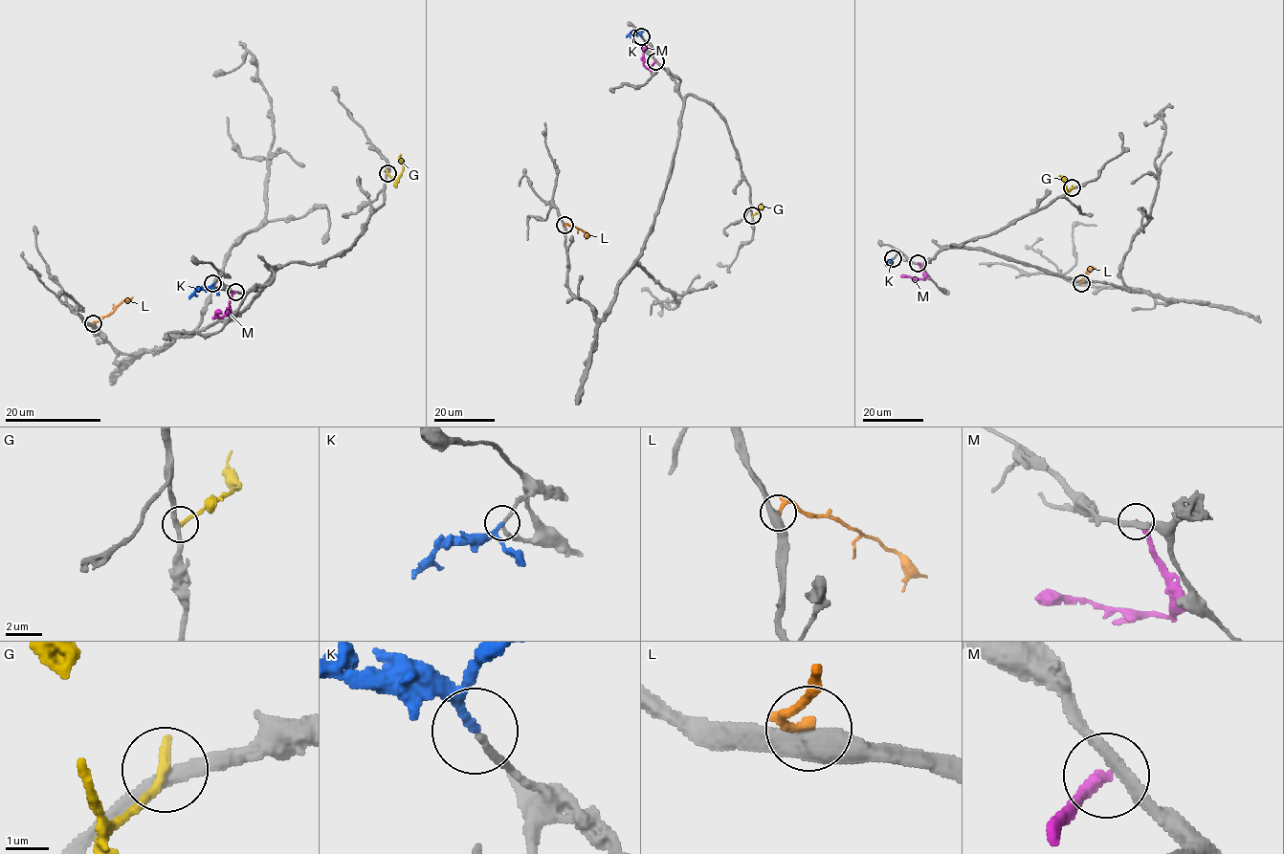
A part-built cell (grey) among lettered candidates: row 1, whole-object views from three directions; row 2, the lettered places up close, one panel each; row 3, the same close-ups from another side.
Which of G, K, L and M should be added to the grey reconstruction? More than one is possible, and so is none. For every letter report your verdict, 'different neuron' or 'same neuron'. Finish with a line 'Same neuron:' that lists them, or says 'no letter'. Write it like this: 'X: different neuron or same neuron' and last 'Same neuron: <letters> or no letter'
G: different neuron
K: same neuron
L: different neuron
M: different neuron
Same neuron: K

